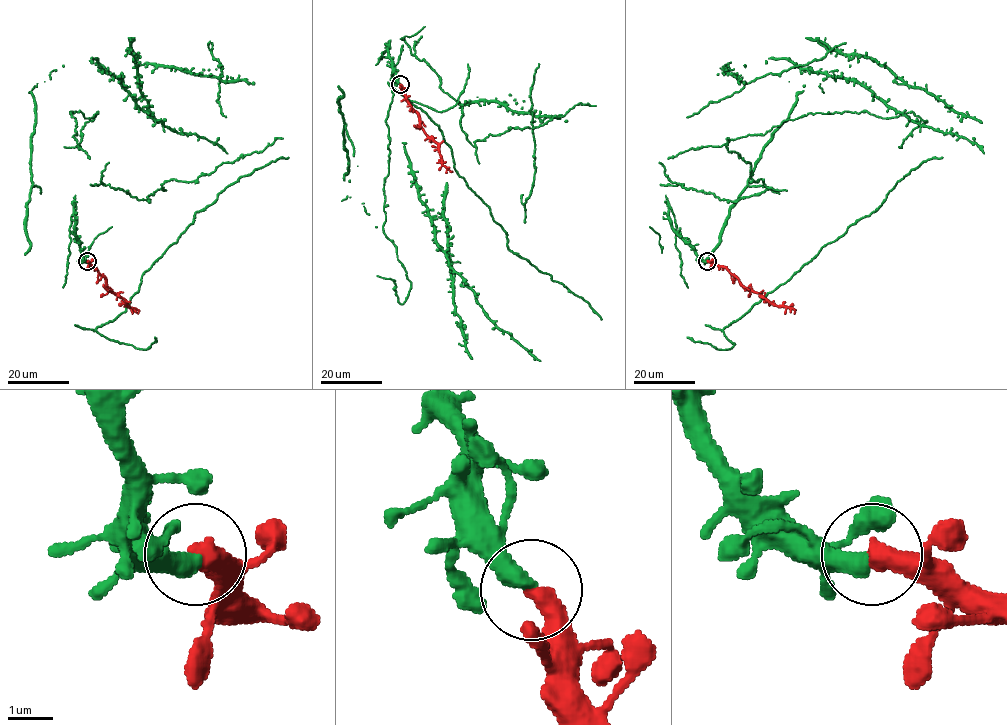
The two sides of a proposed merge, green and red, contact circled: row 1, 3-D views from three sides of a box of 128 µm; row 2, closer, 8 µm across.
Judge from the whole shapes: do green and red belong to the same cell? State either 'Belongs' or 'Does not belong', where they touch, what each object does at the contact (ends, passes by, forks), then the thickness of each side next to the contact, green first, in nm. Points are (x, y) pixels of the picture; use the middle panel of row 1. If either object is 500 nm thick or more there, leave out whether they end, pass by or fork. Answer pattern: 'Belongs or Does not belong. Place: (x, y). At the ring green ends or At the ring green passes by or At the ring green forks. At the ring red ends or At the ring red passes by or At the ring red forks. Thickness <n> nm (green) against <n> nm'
Belongs. Place: (400, 84). At the ring green ends. At the ring red ends. Thickness 440 nm (green) against 480 nm

